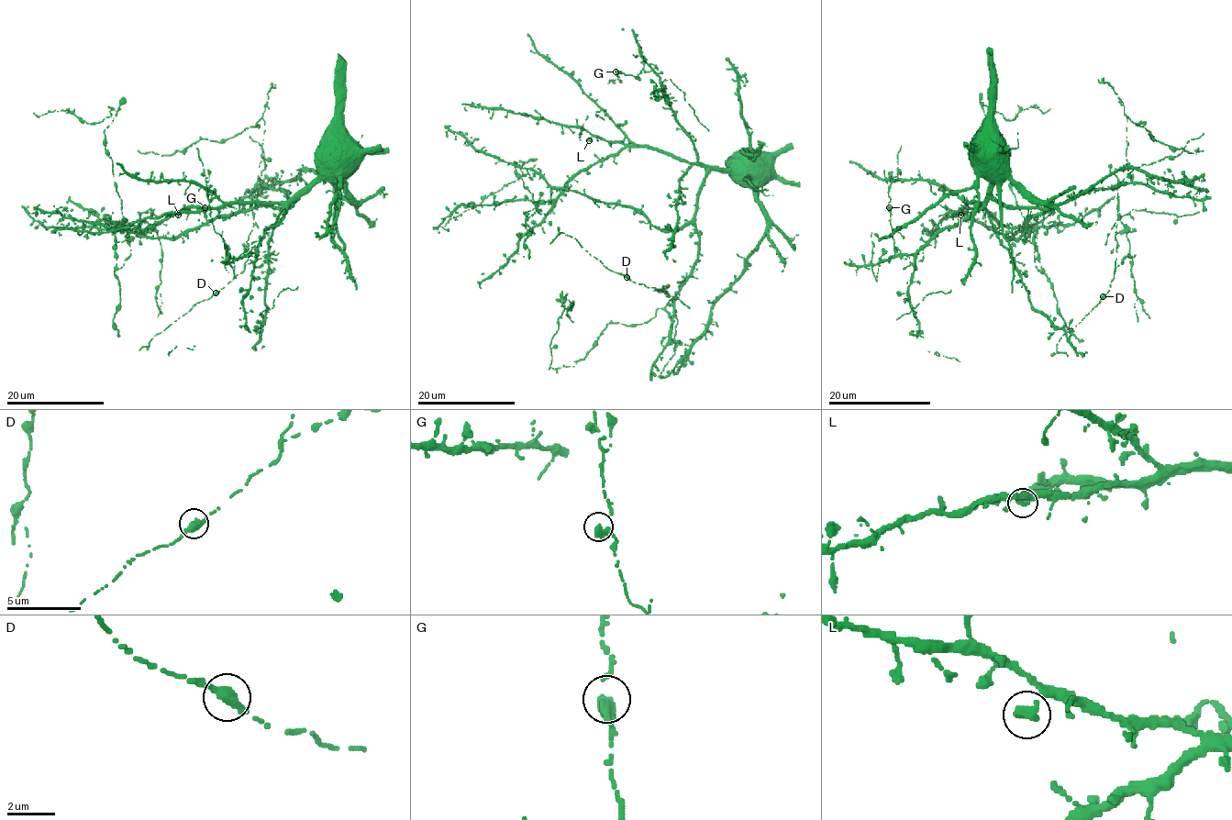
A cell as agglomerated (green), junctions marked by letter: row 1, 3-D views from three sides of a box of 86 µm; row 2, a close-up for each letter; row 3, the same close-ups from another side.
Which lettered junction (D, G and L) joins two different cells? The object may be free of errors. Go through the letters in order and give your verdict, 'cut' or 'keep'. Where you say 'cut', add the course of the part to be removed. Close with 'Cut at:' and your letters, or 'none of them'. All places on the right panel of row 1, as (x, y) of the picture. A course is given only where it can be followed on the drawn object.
D: cut
G: keep
L: keep
Cut at: D

